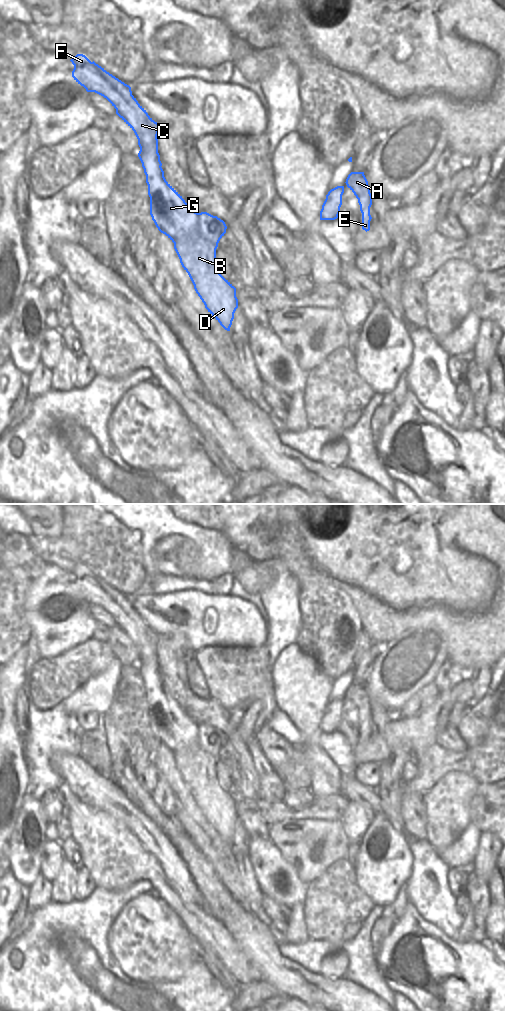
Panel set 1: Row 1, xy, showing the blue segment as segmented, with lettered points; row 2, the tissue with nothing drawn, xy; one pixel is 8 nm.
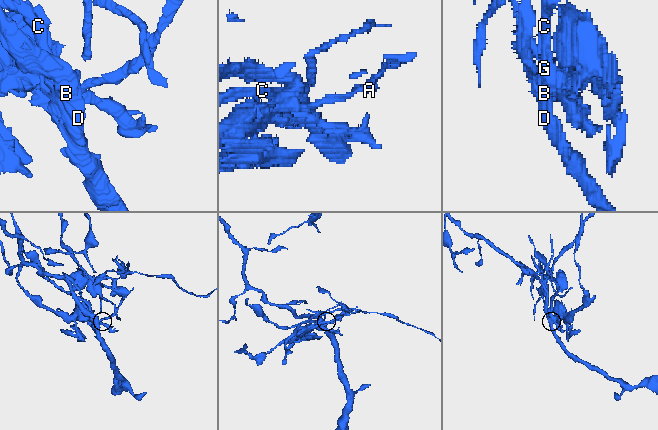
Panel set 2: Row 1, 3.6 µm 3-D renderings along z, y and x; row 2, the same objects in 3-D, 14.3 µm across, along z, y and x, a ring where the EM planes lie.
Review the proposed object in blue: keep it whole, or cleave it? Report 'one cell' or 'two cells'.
two cells

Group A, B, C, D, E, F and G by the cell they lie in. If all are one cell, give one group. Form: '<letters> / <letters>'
A B D E G / C F

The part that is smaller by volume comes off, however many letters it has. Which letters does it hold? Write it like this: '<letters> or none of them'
C, F

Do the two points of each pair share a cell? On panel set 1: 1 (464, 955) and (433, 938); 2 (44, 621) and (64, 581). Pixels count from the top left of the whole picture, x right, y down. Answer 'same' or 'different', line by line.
1: same
2: same

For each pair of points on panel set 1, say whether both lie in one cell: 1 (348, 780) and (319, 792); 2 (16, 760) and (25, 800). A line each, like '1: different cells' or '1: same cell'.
1: different cells
2: same cell

